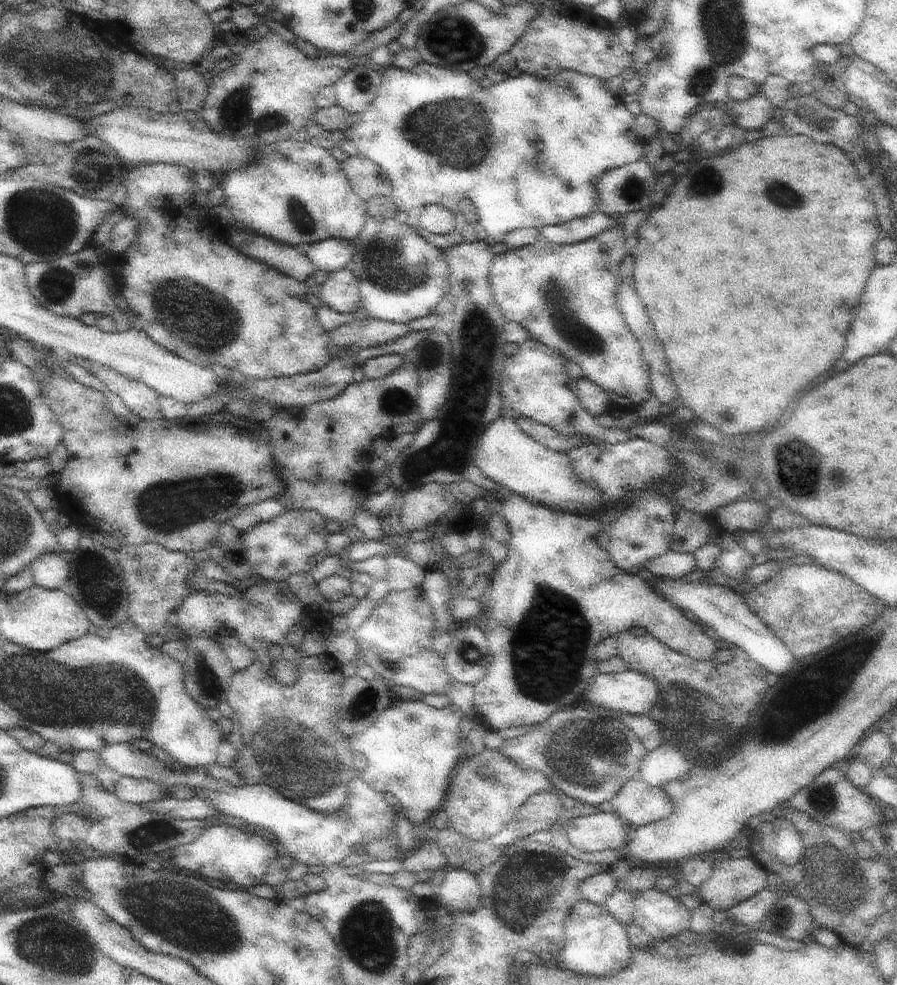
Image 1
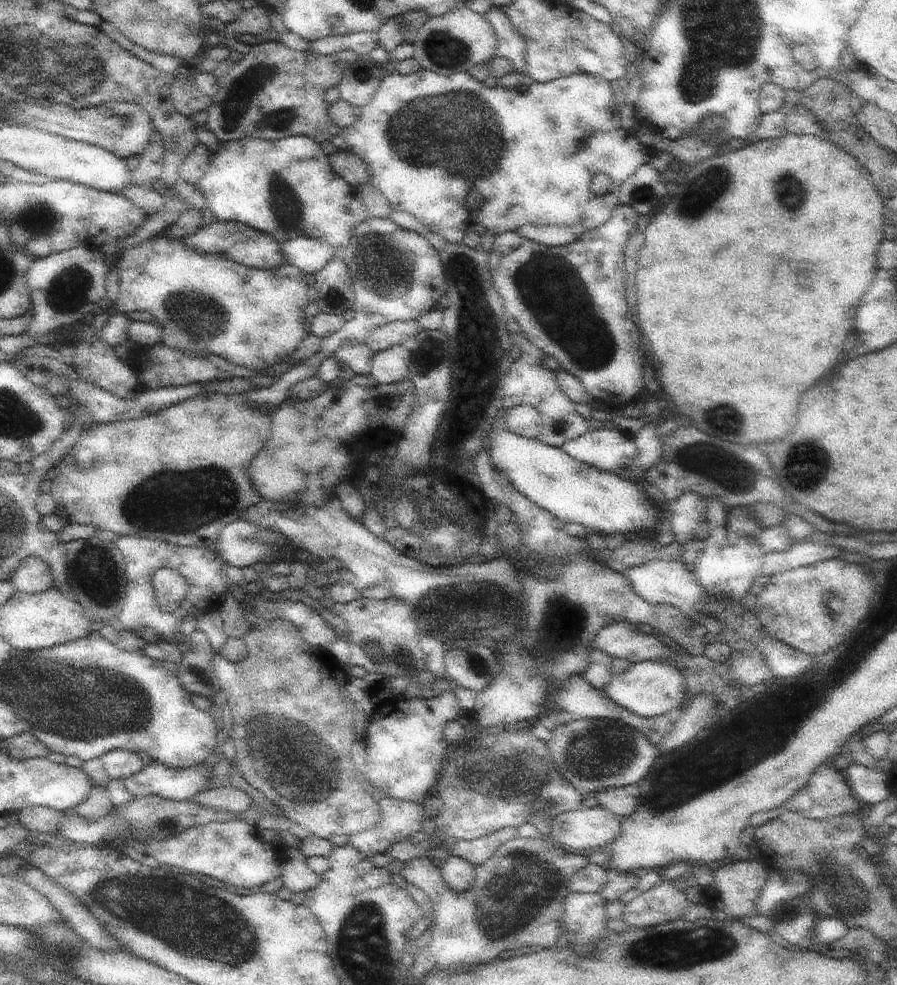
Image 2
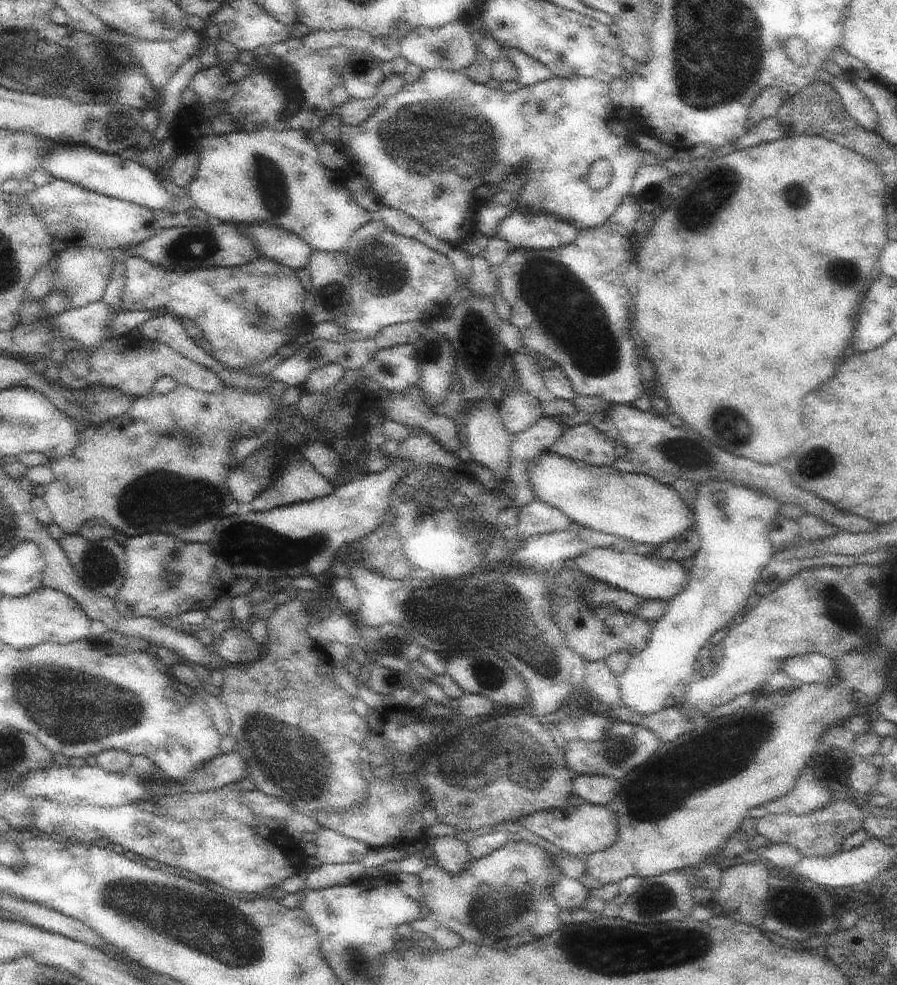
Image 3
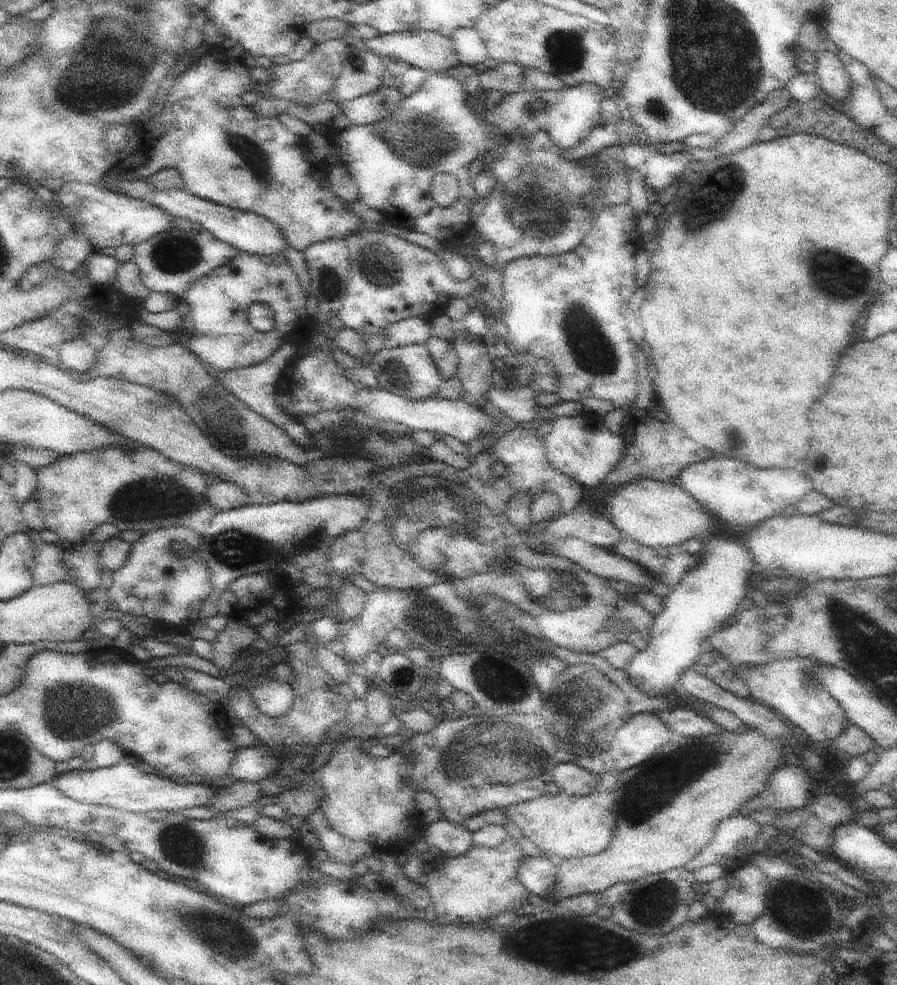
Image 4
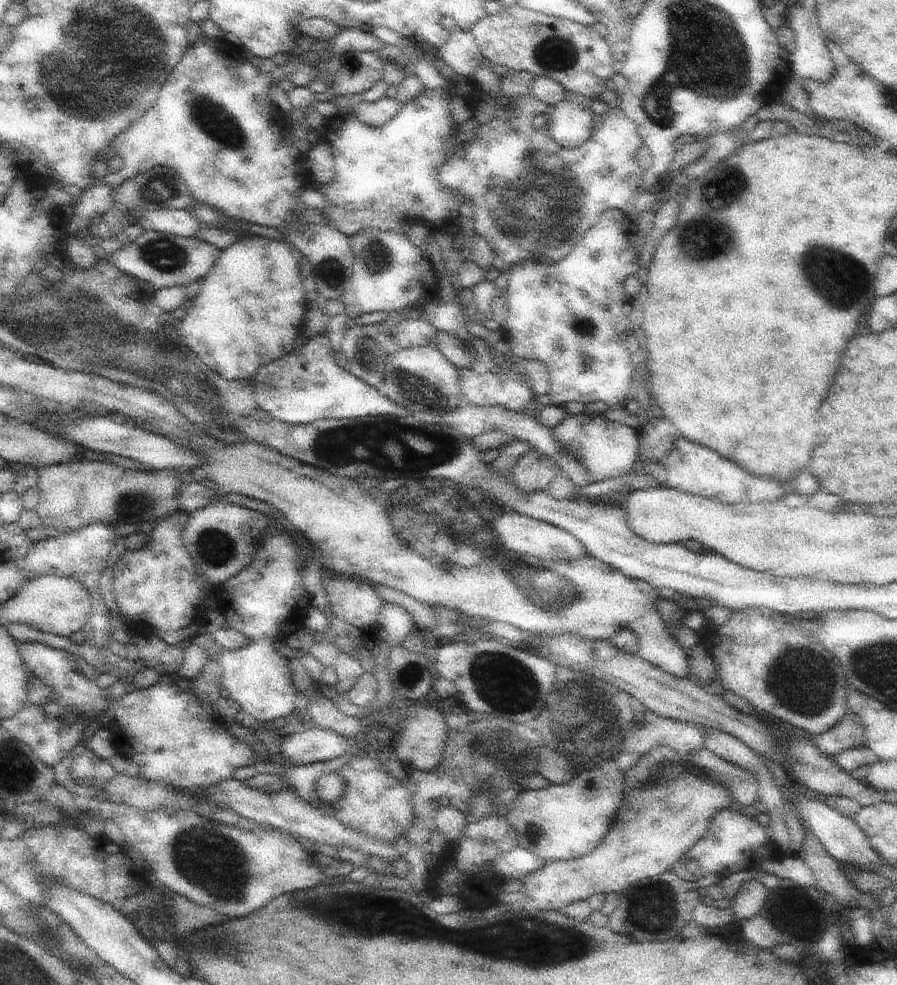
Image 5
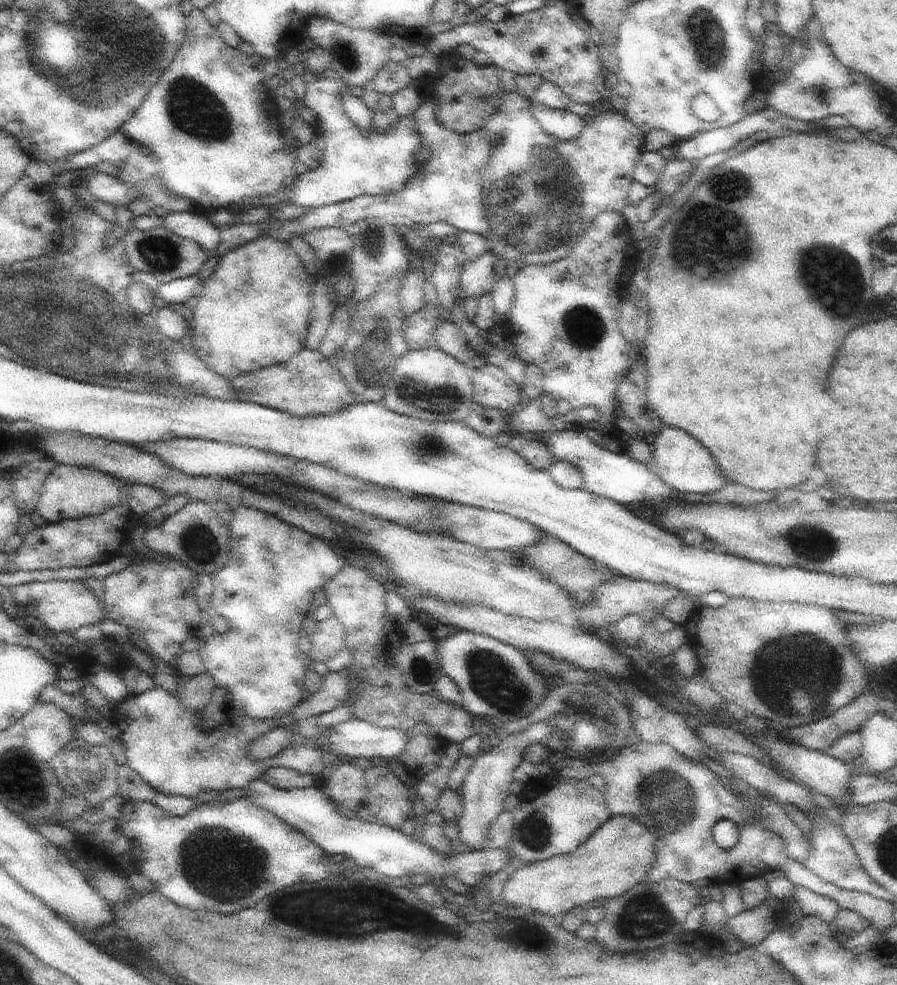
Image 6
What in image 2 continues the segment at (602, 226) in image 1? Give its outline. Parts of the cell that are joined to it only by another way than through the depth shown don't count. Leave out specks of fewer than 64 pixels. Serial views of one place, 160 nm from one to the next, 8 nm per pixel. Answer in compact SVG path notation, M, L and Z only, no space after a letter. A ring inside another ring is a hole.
M522 225L516 231L527 239L548 246L566 246L580 238L580 231L571 226Z

